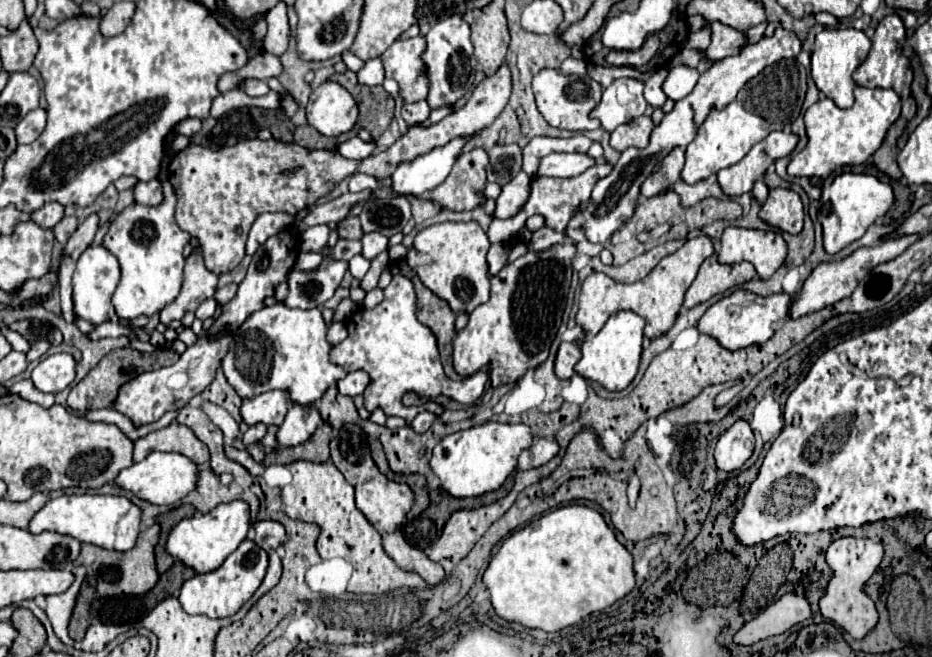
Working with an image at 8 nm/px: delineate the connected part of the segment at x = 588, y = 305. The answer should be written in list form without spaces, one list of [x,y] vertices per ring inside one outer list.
[[[697,236],[693,240],[687,240],[677,252],[665,256],[643,280],[633,282],[633,284],[621,284],[611,280],[605,274],[591,274],[585,278],[581,286],[581,296],[579,296],[579,310],[577,310],[577,324],[585,330],[585,334],[595,336],[607,318],[613,312],[619,310],[633,310],[641,318],[645,318],[645,336],[647,338],[657,338],[663,336],[665,332],[671,330],[671,326],[677,320],[679,308],[683,304],[683,296],[691,282],[697,276],[697,270],[705,258],[713,254],[713,244],[709,236]]]

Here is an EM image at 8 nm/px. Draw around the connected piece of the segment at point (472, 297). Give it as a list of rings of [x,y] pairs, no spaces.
[[[443,222],[417,232],[413,248],[405,258],[421,282],[439,298],[447,300],[455,312],[473,312],[479,304],[489,300],[487,250],[487,234],[477,222]]]

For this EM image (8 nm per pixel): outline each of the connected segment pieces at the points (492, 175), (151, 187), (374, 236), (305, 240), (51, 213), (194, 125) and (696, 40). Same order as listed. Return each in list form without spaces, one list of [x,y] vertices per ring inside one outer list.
[[[497,144],[489,150],[487,180],[497,184],[511,182],[521,172],[521,148],[517,144]]]
[[[158,178],[149,180],[149,182],[137,182],[133,192],[135,192],[135,202],[139,204],[155,206],[163,202],[162,185]]]
[[[379,232],[365,234],[365,236],[361,238],[361,242],[363,242],[363,250],[361,250],[361,254],[363,254],[367,260],[373,260],[377,254],[385,252],[387,246],[389,246],[389,238],[383,236],[383,234],[379,234]]]
[[[313,226],[303,232],[301,236],[301,250],[303,252],[321,252],[327,246],[329,226]]]
[[[55,202],[45,204],[43,208],[39,208],[31,214],[31,220],[35,224],[39,224],[41,228],[53,228],[61,218],[63,218],[63,206],[55,204]]]
[[[187,118],[187,120],[181,120],[173,130],[177,134],[185,134],[185,136],[193,136],[195,132],[199,132],[201,128],[201,120],[195,120],[195,118]]]
[[[703,26],[697,32],[691,32],[689,38],[687,38],[687,46],[689,48],[701,48],[701,50],[705,50],[709,44],[711,44],[711,28],[709,26]]]

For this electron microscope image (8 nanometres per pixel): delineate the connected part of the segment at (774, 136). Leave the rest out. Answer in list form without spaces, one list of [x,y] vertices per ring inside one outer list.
[[[771,132],[767,138],[757,142],[745,158],[737,164],[727,166],[717,172],[719,186],[727,196],[741,196],[753,188],[753,184],[763,178],[769,164],[789,156],[797,146],[797,136],[793,132]]]

